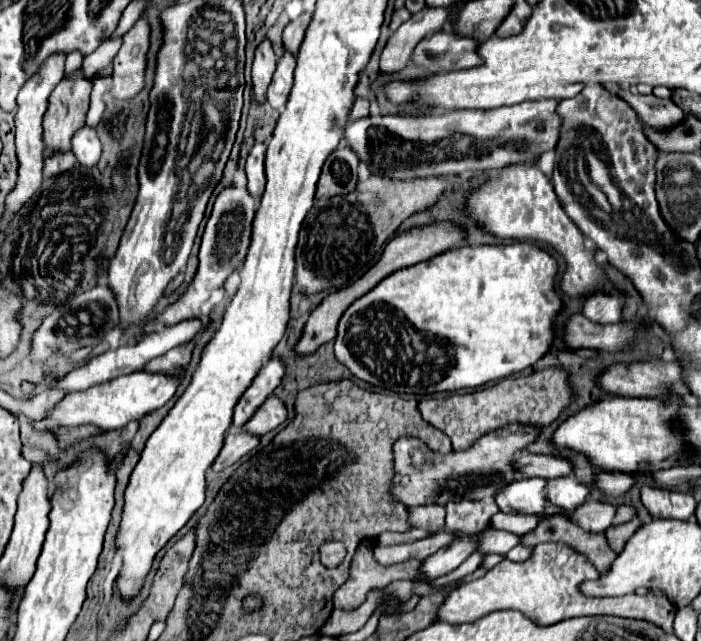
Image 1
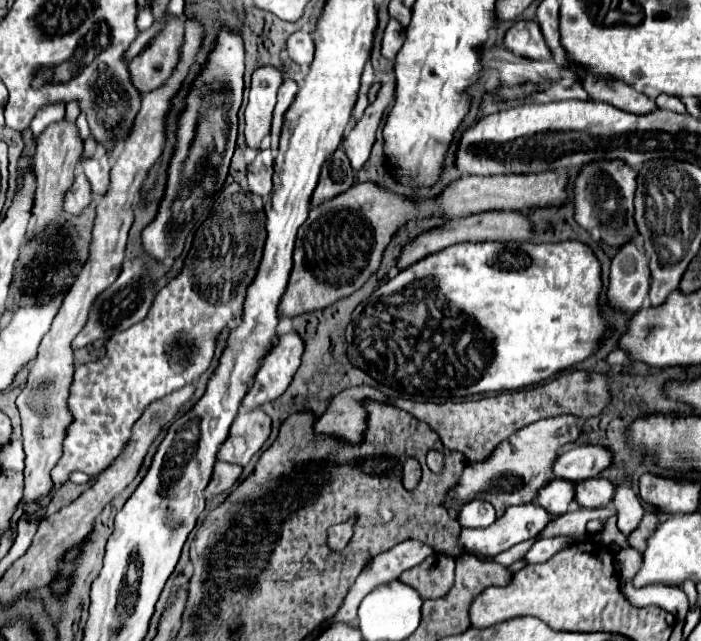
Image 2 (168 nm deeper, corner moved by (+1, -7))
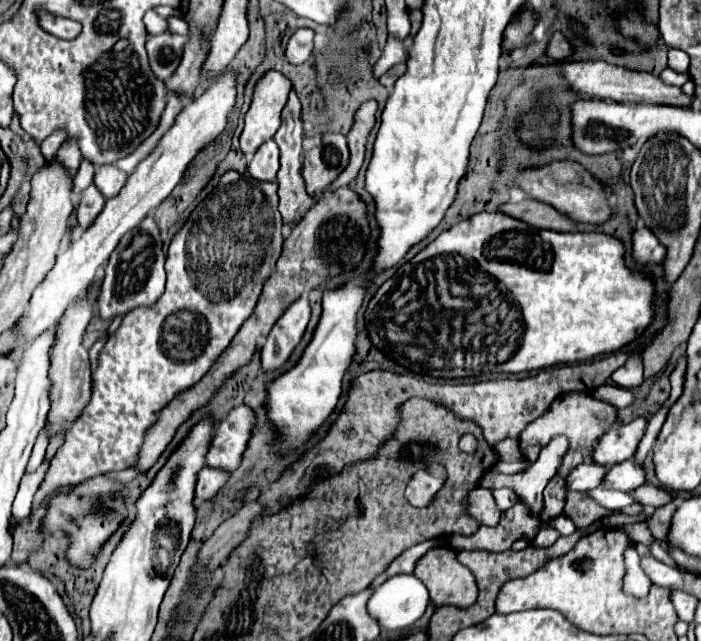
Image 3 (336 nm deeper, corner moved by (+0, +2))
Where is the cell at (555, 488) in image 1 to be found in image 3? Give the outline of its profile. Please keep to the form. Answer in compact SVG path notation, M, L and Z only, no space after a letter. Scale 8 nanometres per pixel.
M622 461L610 467L608 475L604 477L604 485L608 489L620 489L620 491L632 491L642 483L646 483L646 471L636 461Z

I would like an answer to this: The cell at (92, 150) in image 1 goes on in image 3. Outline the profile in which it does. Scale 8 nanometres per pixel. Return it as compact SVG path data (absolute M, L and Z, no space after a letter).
M102 165L102 167L96 167L94 185L108 199L108 197L116 197L116 193L120 193L120 189L126 185L126 179L128 179L128 175L124 171L120 171L116 165Z

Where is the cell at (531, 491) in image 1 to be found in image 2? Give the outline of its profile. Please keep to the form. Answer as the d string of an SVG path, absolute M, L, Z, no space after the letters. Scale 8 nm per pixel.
M551 480L547 486L543 486L537 496L535 496L535 504L543 506L549 514L561 516L567 512L569 504L573 502L573 482L565 482L565 480Z

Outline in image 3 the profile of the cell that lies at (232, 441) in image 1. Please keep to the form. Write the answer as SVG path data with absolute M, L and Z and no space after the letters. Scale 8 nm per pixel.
M204 467L204 469L198 473L194 497L196 497L198 501L208 501L208 499L212 499L212 497L220 491L220 487L224 487L226 481L228 481L228 473L220 471L220 469Z

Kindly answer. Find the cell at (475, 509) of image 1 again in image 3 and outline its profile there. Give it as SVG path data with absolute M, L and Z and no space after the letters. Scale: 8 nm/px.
M496 489L494 491L494 497L496 497L496 503L498 503L498 507L502 509L502 511L506 511L506 509L510 509L512 505L516 505L516 503L520 503L520 497L516 495L516 491L512 491L512 489Z

